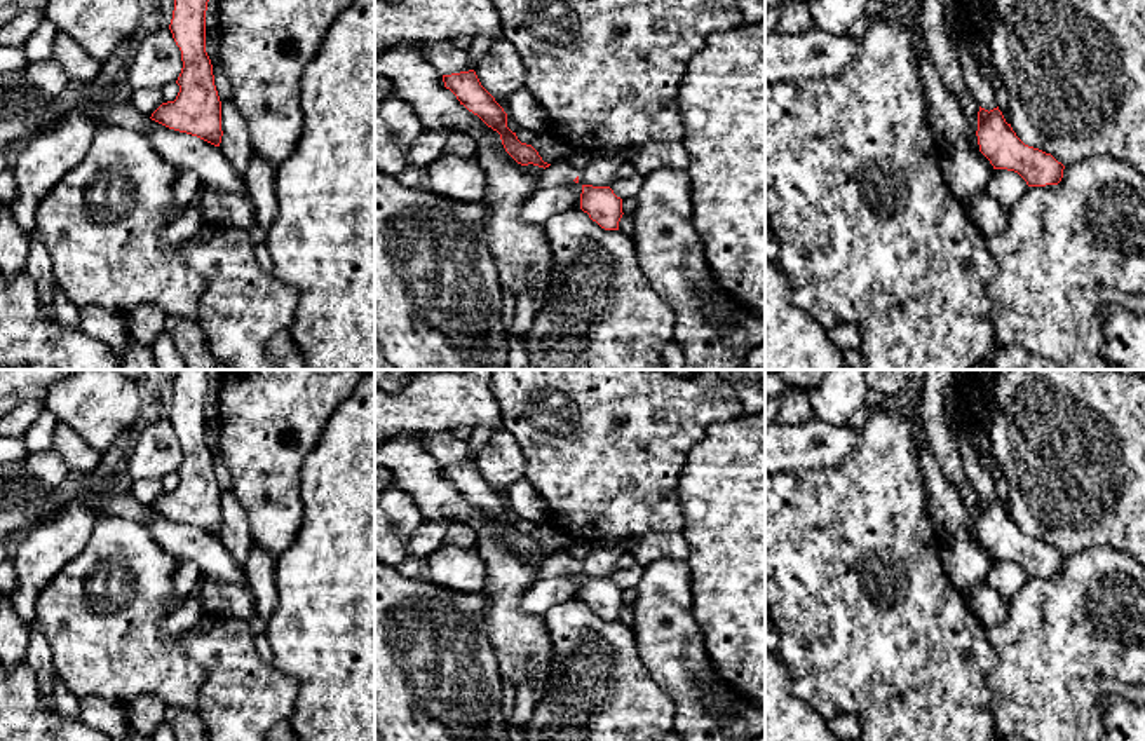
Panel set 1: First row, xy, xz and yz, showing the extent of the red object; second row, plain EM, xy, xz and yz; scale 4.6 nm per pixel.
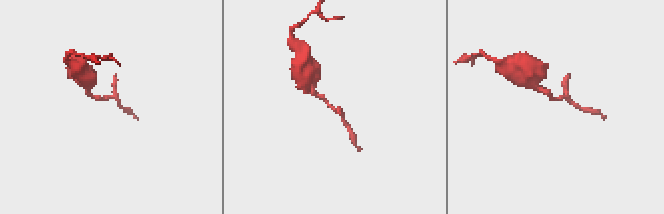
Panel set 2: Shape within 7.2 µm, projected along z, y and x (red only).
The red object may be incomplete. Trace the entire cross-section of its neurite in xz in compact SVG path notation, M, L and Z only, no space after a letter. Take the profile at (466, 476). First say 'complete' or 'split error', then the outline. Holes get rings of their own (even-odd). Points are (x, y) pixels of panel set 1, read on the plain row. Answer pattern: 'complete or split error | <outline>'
complete | M474 460L443 466L444 478L450 479L460 495L478 506L488 518L500 525L505 542L521 556L549 558L539 542L526 534L521 534L507 518L507 504L495 488L481 476Z

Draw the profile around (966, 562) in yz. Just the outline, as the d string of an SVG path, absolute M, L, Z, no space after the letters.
M952 537L939 542L943 570L955 589L965 593L978 582L985 582L993 556L969 537Z

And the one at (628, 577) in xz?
M634 563L627 568L617 568L612 572L610 579L613 581L613 584L617 588L620 588L622 591L626 589L634 589L643 575L643 567Z

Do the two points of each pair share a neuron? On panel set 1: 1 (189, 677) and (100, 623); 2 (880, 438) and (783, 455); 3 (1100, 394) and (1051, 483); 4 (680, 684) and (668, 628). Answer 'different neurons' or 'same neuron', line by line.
1: same neuron
2: different neurons
3: same neuron
4: same neuron

